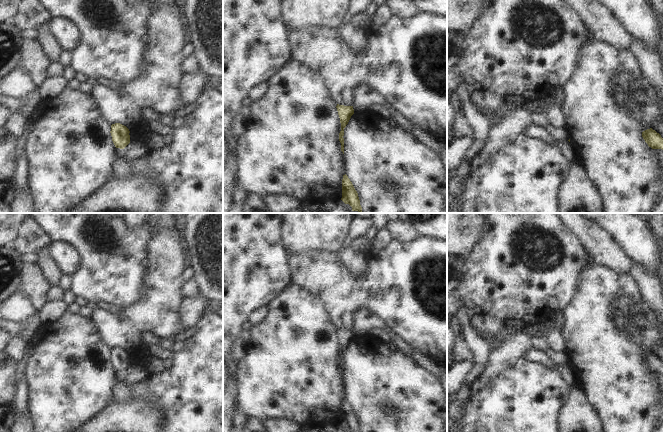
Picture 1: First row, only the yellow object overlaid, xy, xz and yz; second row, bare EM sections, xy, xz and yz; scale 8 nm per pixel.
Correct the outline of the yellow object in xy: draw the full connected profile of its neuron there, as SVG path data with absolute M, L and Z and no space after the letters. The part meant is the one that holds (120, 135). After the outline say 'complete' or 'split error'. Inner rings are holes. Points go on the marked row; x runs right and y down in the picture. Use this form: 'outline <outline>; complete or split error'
outline M120 123L112 124L110 133L116 148L124 149L130 143L130 131L126 126Z; complete

